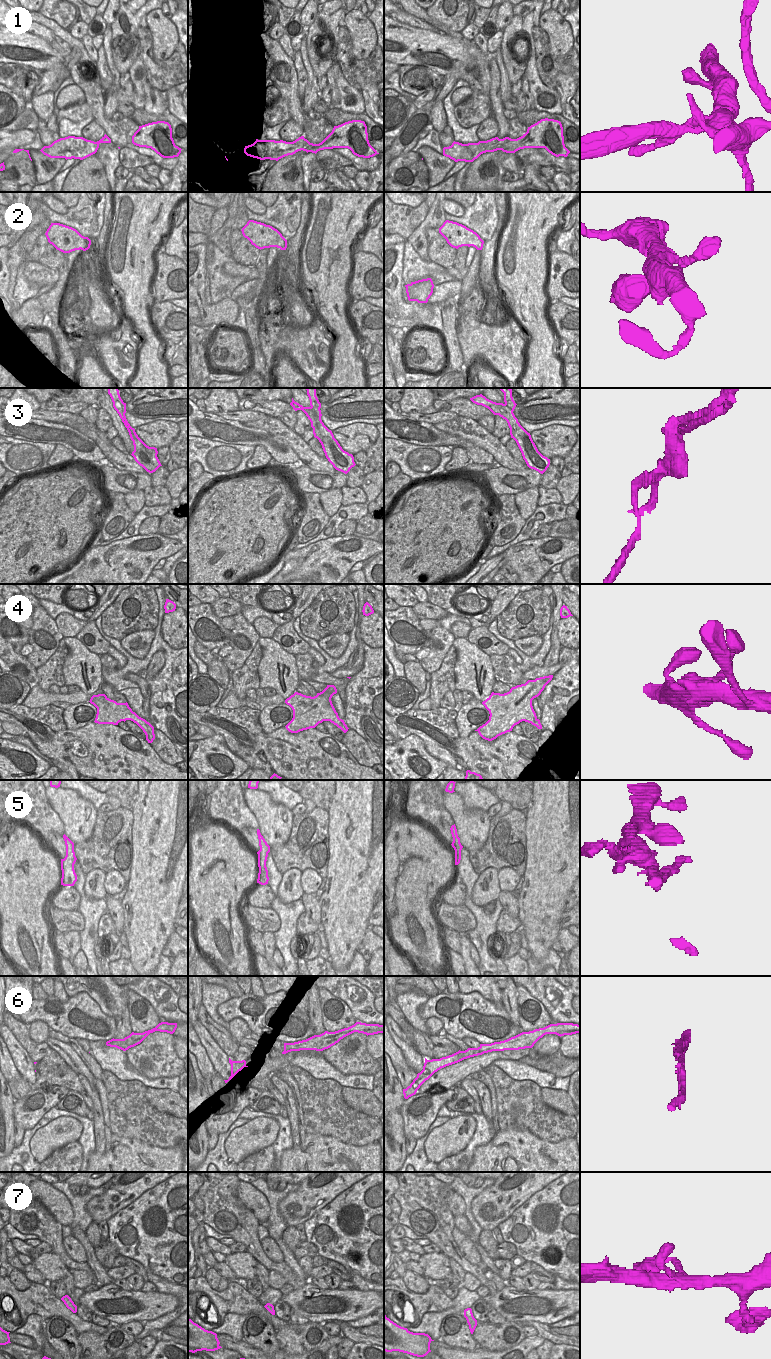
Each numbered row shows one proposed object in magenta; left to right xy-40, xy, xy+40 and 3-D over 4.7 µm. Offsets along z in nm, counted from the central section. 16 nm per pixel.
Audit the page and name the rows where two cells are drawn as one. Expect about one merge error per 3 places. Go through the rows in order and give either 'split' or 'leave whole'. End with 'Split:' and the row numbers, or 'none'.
1: split
2: leave whole
3: split
4: leave whole
5: split
6: leave whole
7: leave whole
Split: 1, 3, 5

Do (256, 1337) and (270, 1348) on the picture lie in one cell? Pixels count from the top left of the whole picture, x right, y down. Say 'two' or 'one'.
one

